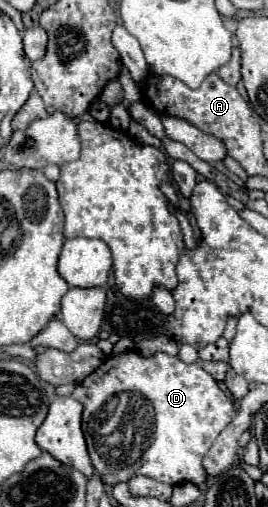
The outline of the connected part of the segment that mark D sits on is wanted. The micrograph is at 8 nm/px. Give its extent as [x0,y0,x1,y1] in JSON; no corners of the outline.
[73,350,235,486]

